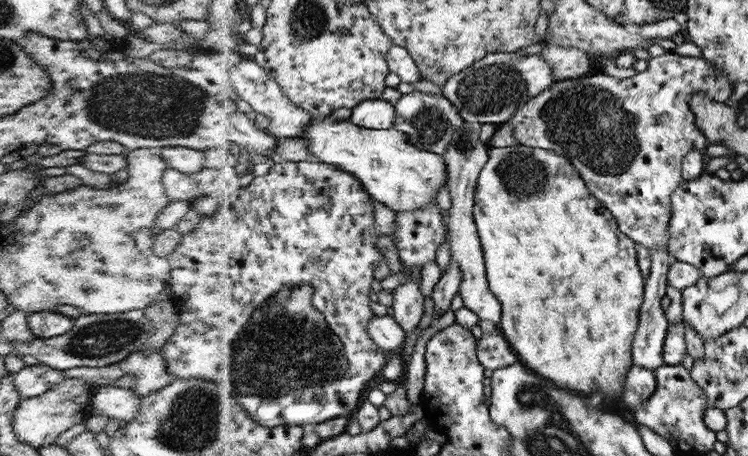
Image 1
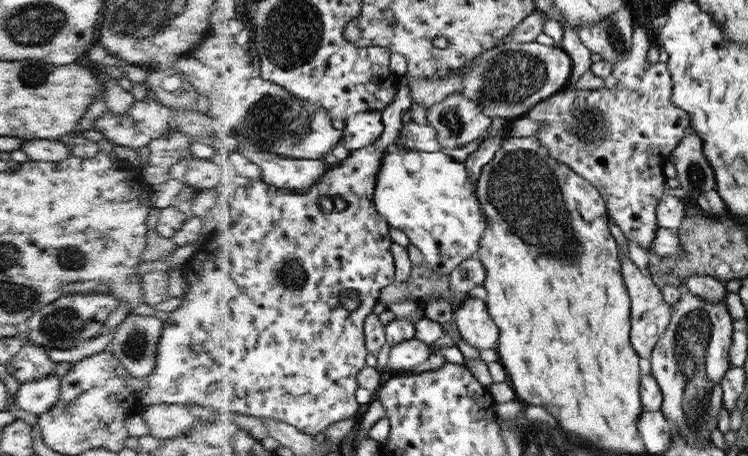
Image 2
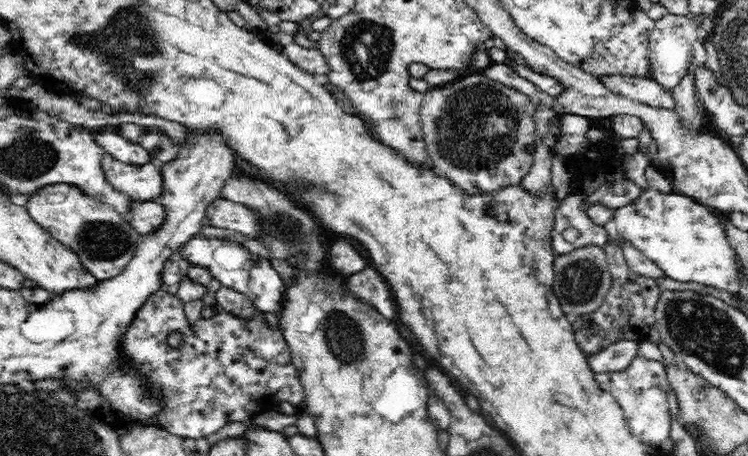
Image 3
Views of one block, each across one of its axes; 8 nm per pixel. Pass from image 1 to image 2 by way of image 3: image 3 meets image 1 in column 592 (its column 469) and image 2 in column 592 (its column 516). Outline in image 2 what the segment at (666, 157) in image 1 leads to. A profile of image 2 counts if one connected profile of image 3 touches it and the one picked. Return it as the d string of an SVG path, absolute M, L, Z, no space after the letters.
M636 24L630 54L613 65L611 74L619 81L614 88L590 91L563 89L546 101L539 102L524 116L541 122L536 136L552 157L566 163L576 174L583 176L599 189L607 202L609 216L614 220L614 224L623 231L628 240L636 241L645 248L651 262L655 263L662 256L651 252L651 242L656 229L660 227L658 204L662 200L664 189L668 188L662 168L672 150L678 148L679 142L690 132L691 118L686 110L671 102L675 84L667 63L650 64L646 61L646 54L650 49L649 31Z

